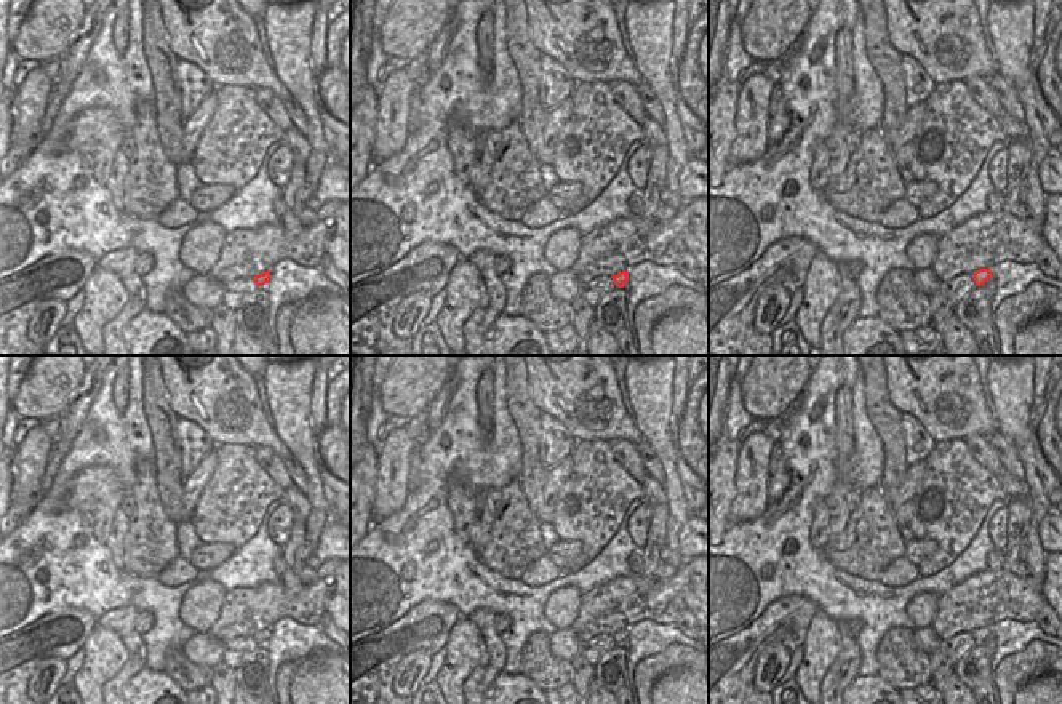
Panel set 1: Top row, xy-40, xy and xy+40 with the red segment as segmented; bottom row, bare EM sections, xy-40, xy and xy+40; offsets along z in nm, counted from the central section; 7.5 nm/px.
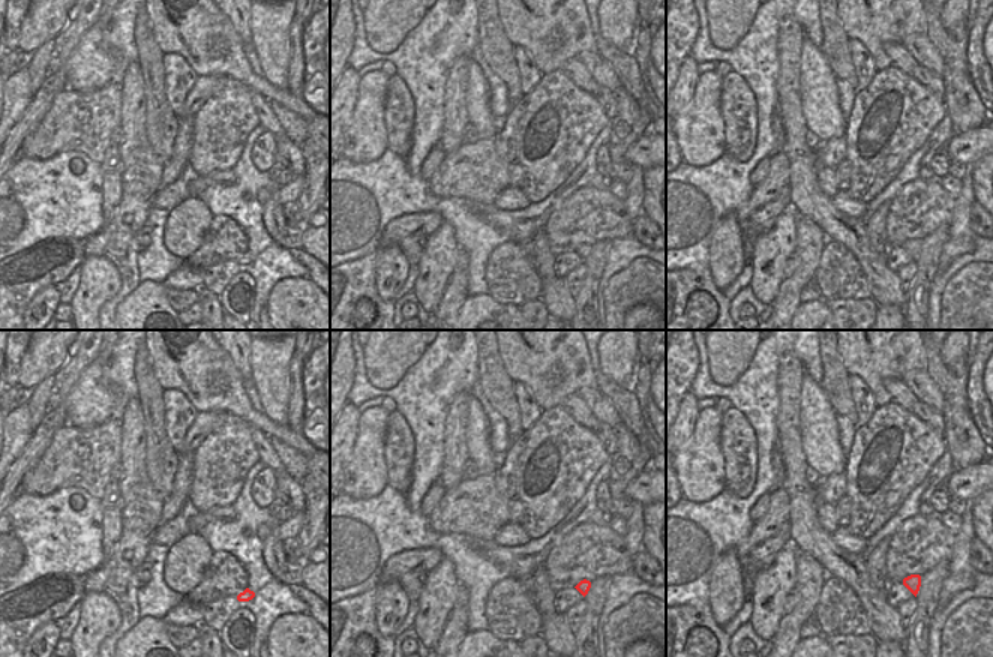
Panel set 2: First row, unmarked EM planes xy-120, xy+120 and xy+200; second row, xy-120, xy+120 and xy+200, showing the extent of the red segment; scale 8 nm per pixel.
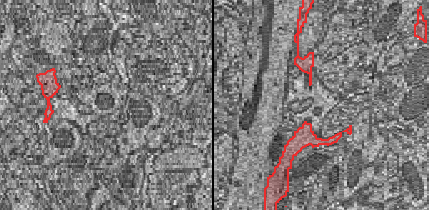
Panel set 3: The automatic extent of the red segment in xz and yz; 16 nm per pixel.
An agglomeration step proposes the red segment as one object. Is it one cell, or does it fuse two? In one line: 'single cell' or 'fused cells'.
fused cells

